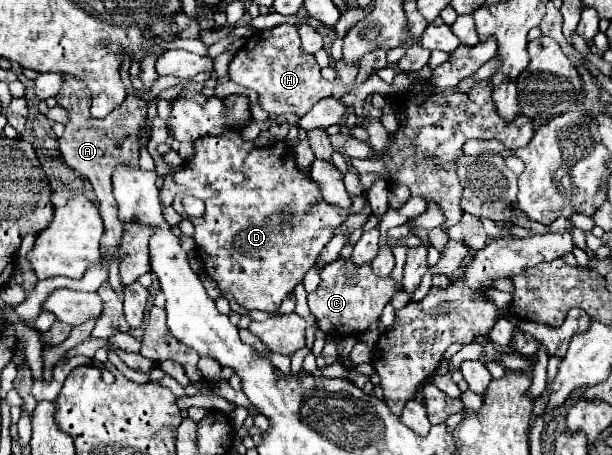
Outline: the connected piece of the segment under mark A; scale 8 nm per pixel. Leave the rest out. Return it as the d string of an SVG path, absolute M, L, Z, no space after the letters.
M123 56L119 74L121 74L125 90L129 94L127 94L125 102L109 114L109 118L103 118L103 120L91 118L91 114L89 114L91 94L89 94L89 88L85 86L85 82L79 78L65 76L63 88L55 96L59 106L69 110L69 122L65 126L65 134L59 138L61 156L69 168L73 168L75 172L81 172L93 184L93 190L95 190L95 196L99 202L99 210L101 210L101 218L105 222L105 234L101 238L101 250L109 256L109 260L105 262L109 268L109 284L121 282L121 278L119 278L119 264L121 264L119 244L121 244L124 226L119 214L117 214L117 202L115 202L113 192L111 192L111 174L113 174L113 168L117 162L127 162L131 166L139 164L139 134L147 122L147 102L135 94L135 88L133 88L131 78L129 78L129 64L131 64L131 58Z

